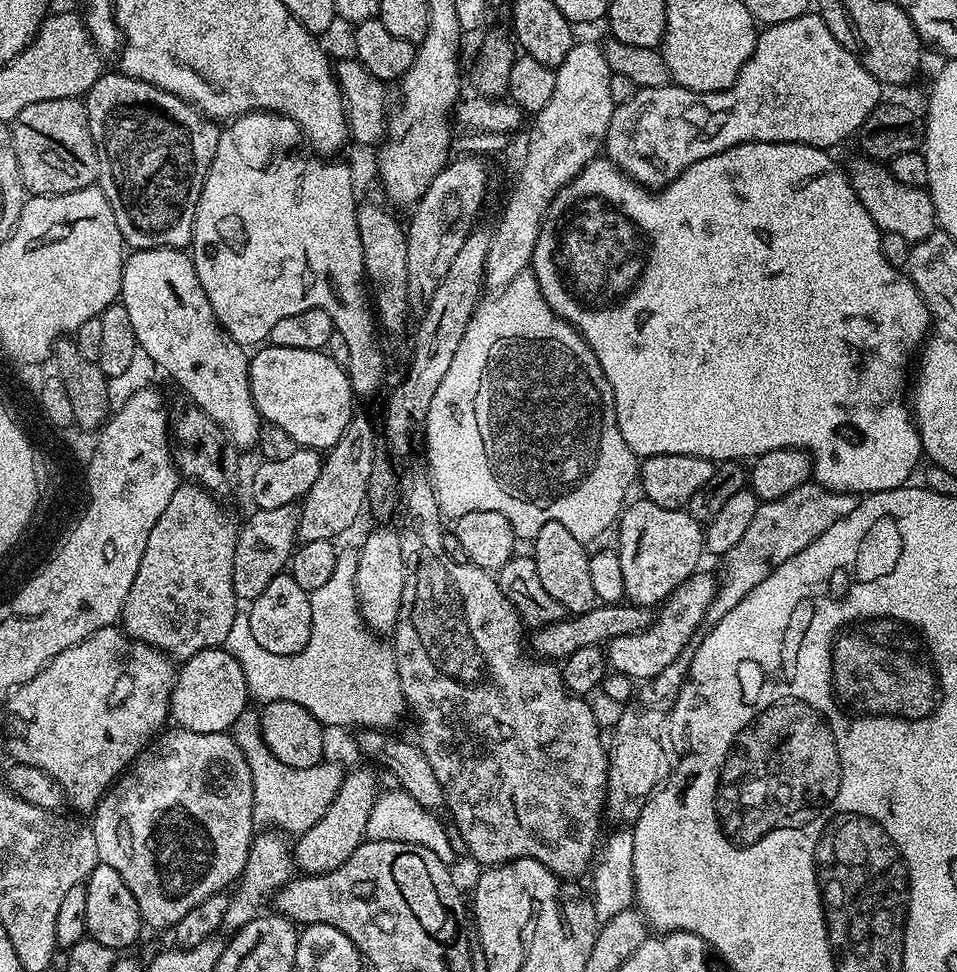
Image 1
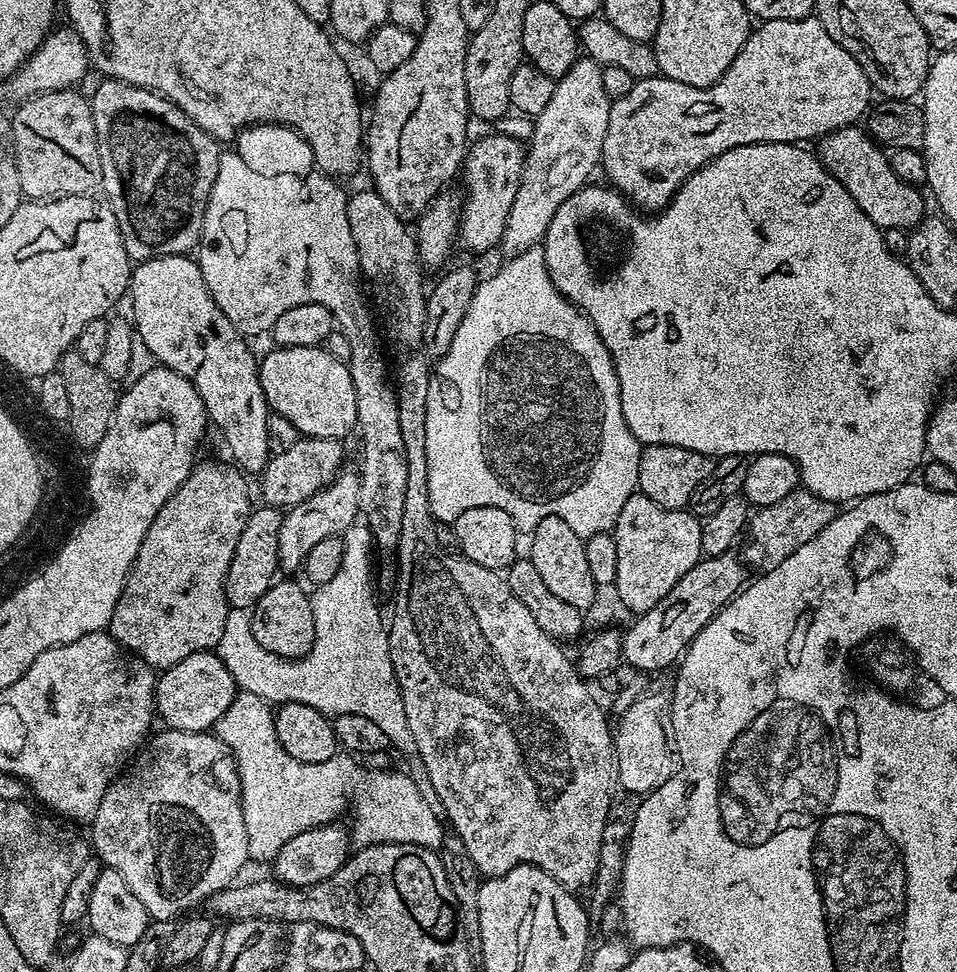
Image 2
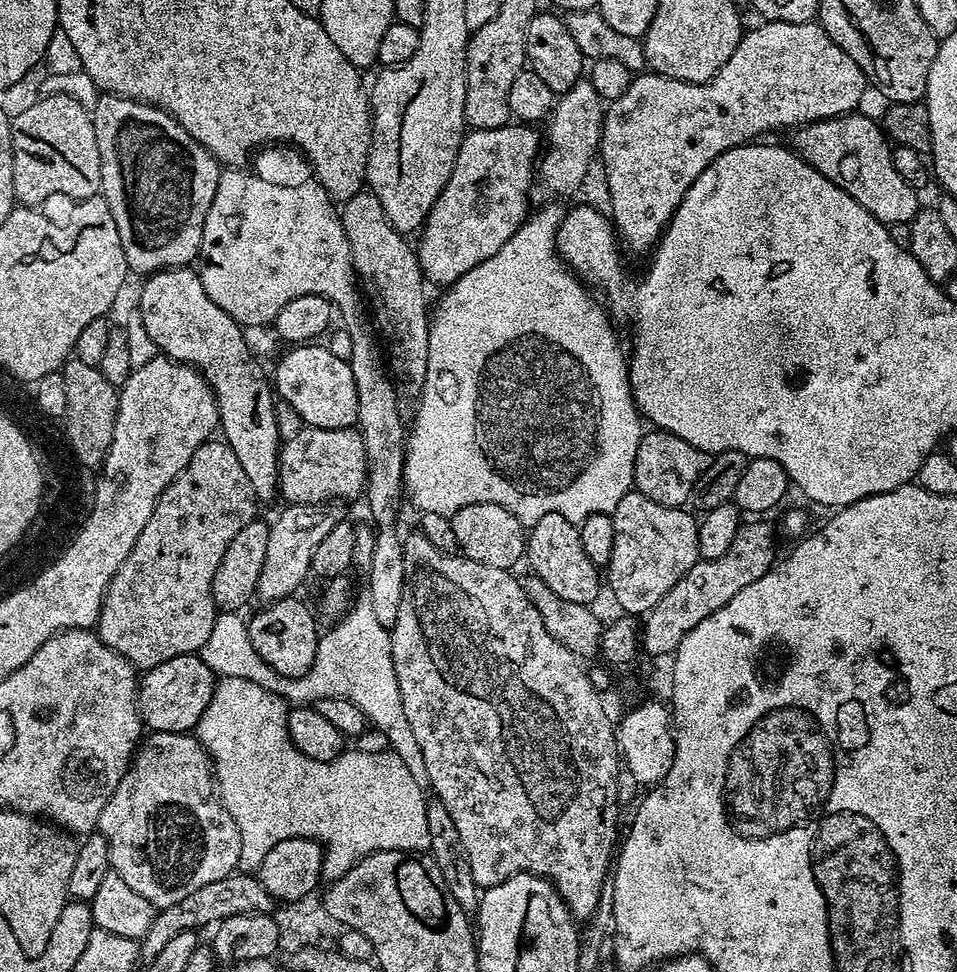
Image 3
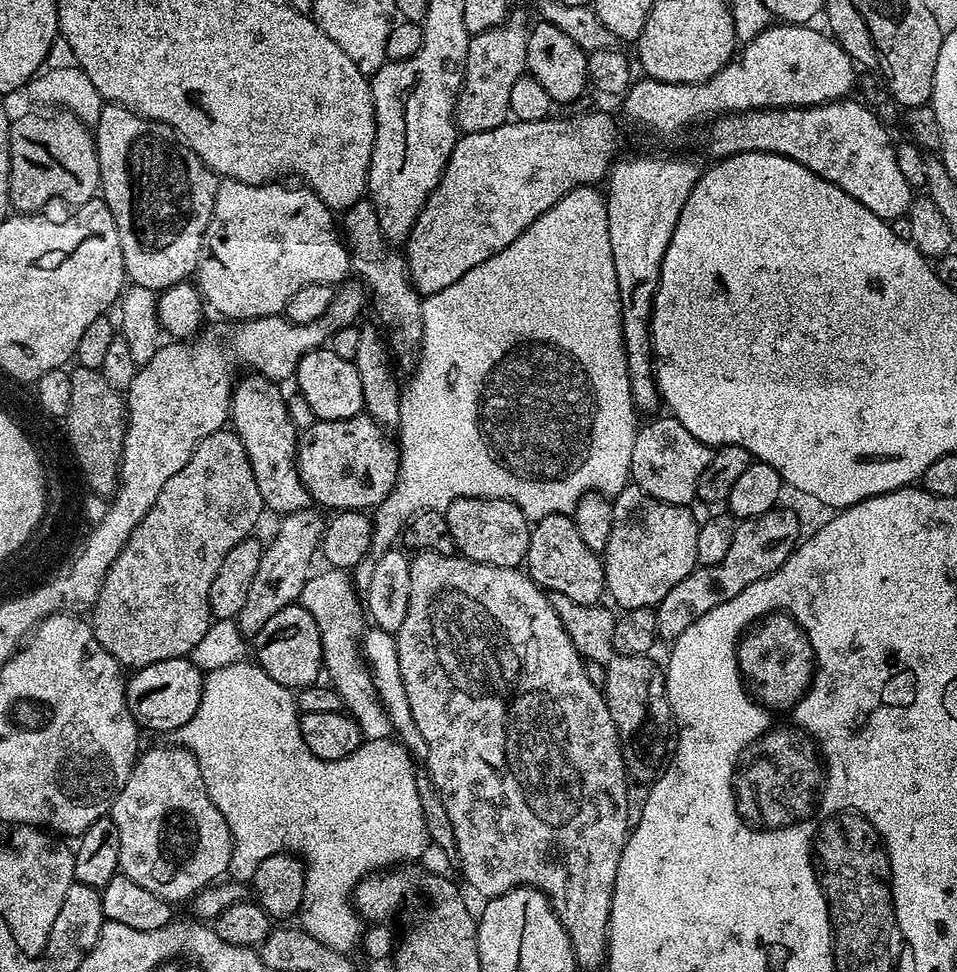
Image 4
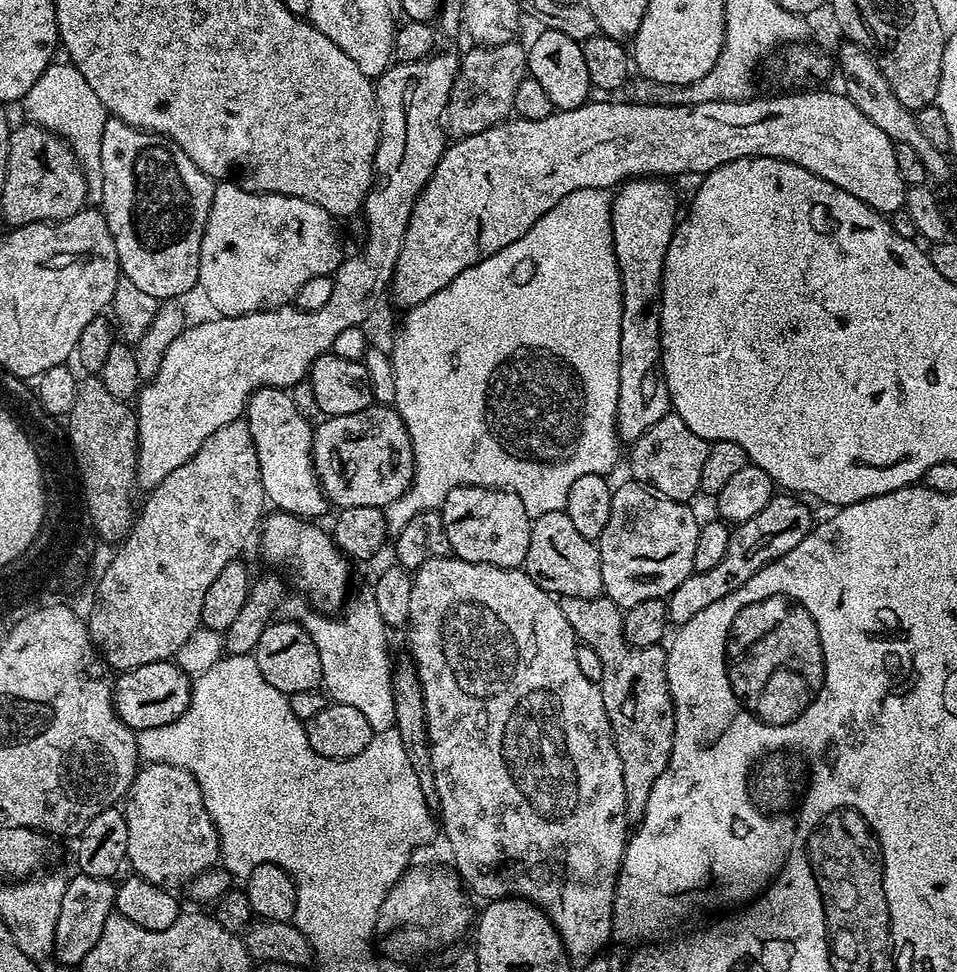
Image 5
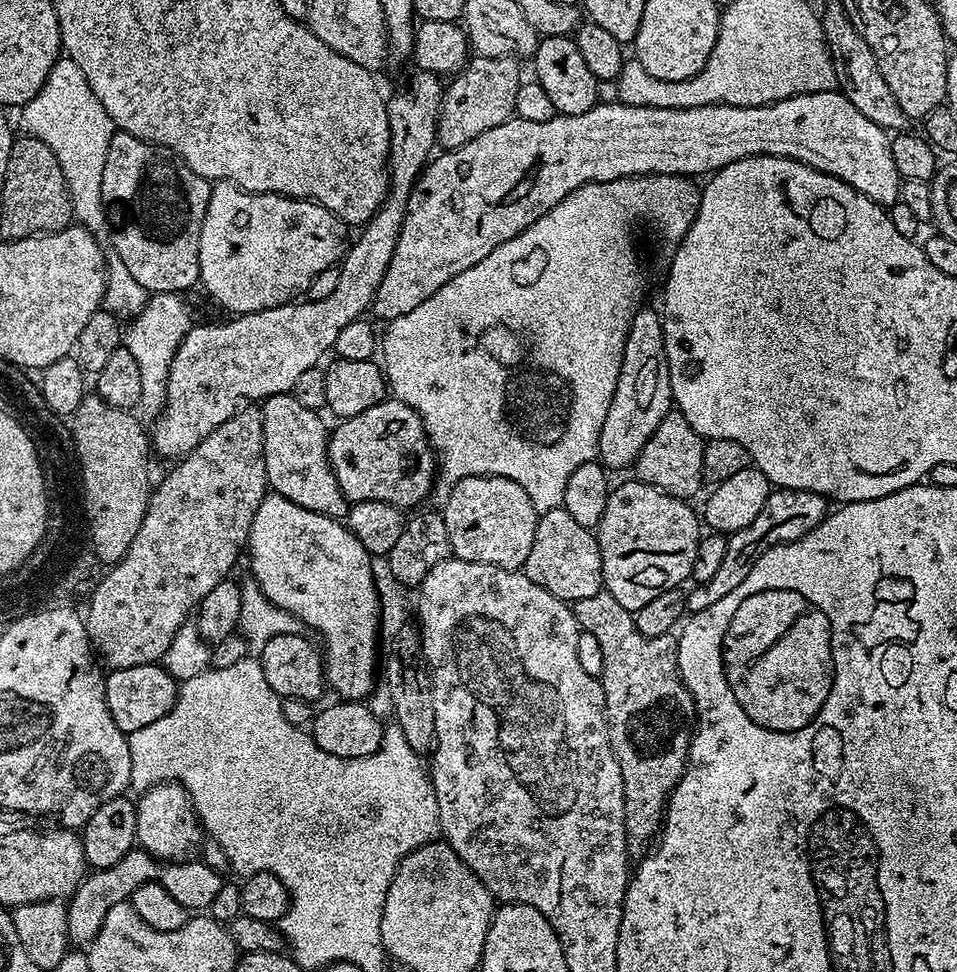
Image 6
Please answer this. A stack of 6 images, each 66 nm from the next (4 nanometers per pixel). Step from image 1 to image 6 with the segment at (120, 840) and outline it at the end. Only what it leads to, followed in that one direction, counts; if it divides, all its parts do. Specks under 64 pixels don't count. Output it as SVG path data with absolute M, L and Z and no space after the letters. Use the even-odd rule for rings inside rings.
M165 782L148 789L139 799L135 801L137 814L135 843L161 862L188 860L201 843L202 828L187 790L175 782Z

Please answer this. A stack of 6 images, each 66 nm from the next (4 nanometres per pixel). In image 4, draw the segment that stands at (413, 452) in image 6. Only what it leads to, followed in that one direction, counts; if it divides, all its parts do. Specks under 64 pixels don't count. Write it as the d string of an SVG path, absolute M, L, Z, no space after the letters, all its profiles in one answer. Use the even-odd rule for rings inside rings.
M361 414L354 418L346 418L345 420L317 420L315 424L311 424L309 428L303 429L299 433L298 443L296 446L296 469L300 471L300 480L308 487L308 495L321 509L332 508L331 510L372 510L376 505L383 502L392 489L396 487L396 480L400 476L400 449L395 439L388 440L389 433L382 430L381 425L377 424L371 416Z

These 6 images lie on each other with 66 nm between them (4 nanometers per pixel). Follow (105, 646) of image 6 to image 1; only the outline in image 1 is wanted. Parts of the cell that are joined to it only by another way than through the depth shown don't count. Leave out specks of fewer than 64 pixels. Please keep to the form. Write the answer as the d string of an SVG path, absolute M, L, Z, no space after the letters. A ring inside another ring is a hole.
M195 482L181 483L174 490L174 498L170 498L170 506L162 510L162 518L154 522L154 530L150 530L150 538L146 538L146 551L142 554L142 563L138 566L138 574L134 574L134 586L130 586L130 594L126 594L124 608L120 612L119 623L123 631L127 632L134 640L141 640L144 644L163 652L165 656L176 662L188 660L207 648L223 648L227 642L227 634L234 618L238 613L238 601L234 594L234 550L236 549L237 521L232 521L232 516L219 504L219 499L214 498L208 489L200 487Z

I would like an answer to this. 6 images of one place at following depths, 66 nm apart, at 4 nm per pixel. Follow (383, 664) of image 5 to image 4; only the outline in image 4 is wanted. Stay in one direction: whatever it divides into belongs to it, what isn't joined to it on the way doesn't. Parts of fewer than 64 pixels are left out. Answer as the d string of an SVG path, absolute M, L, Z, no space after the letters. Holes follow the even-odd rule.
M328 566L322 570L324 571L313 573L313 576L302 586L302 594L299 595L297 603L301 604L303 609L308 610L311 616L315 618L319 636L322 638L325 675L329 676L329 678L327 677L329 683L344 700L344 708L349 712L349 715L355 717L359 722L361 737L364 740L387 740L394 732L391 718L387 715L380 701L371 672L362 653L362 637L366 630L365 603L361 595L359 598L351 578L352 574L347 569Z

